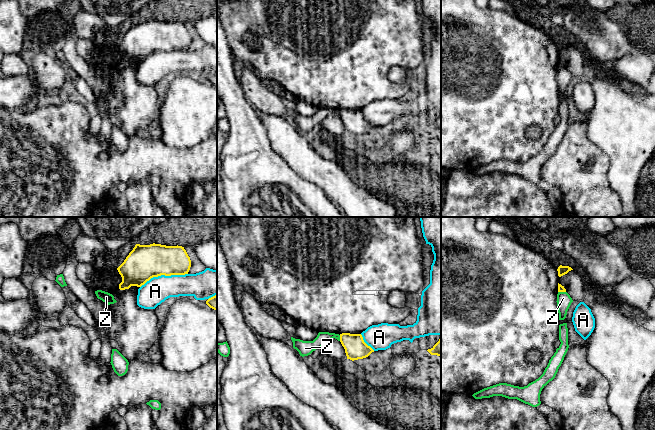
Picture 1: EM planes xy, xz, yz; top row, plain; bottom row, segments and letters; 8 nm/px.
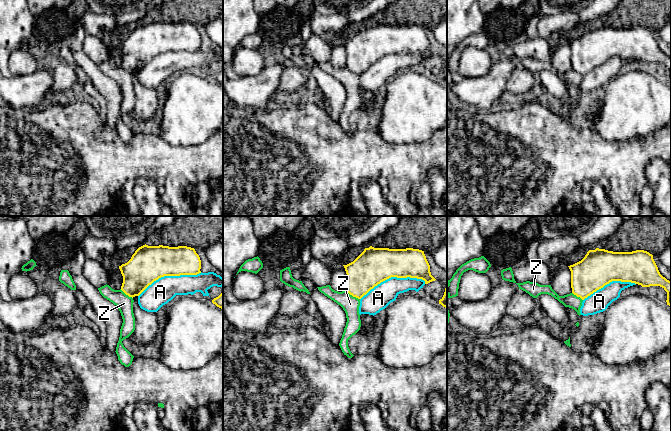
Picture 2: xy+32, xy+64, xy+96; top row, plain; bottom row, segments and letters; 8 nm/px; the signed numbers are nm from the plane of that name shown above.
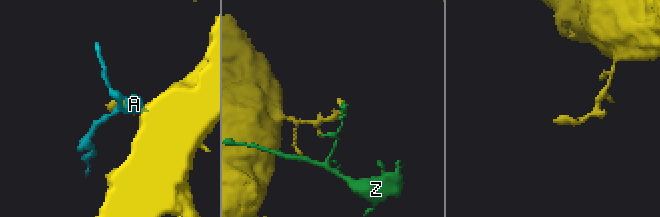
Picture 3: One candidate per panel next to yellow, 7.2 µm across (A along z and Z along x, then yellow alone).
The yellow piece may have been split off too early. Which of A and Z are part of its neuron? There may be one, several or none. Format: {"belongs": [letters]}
{"belongs": []}

